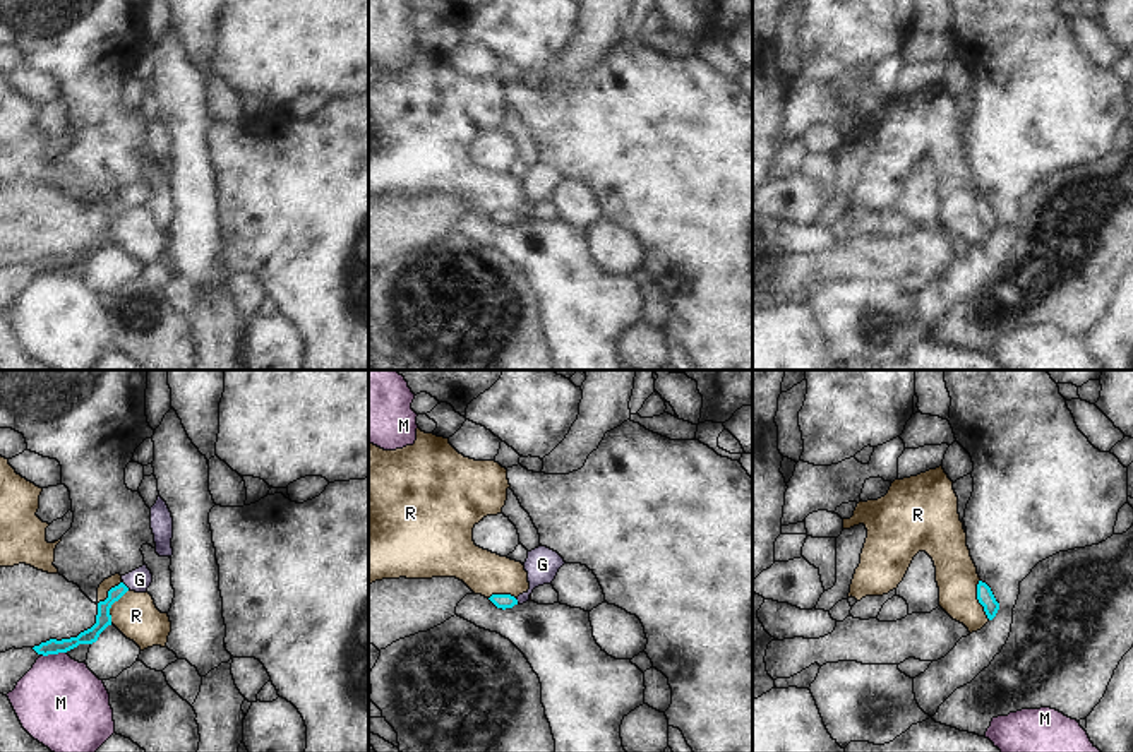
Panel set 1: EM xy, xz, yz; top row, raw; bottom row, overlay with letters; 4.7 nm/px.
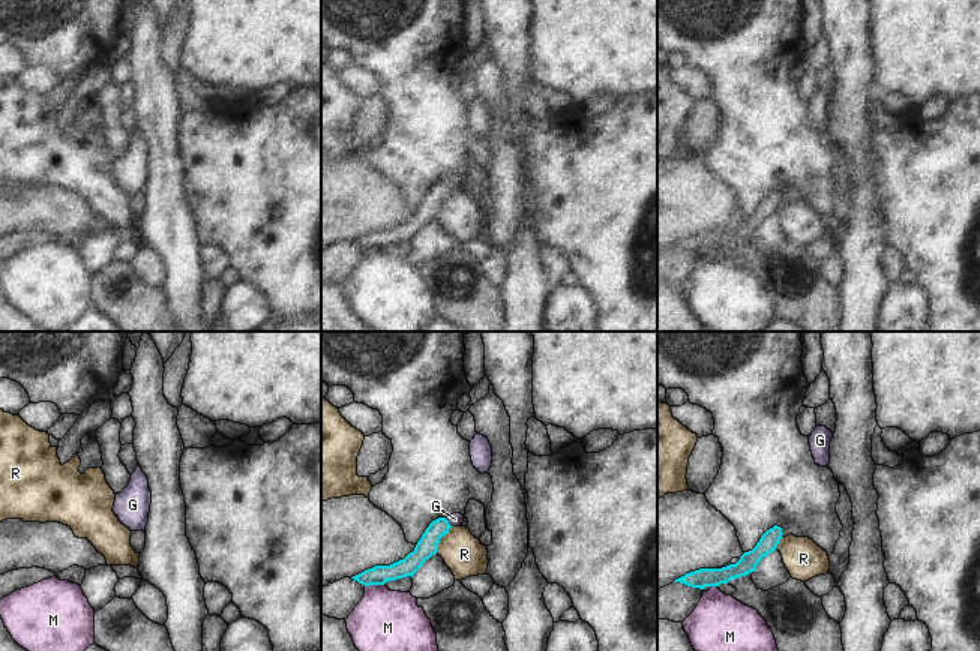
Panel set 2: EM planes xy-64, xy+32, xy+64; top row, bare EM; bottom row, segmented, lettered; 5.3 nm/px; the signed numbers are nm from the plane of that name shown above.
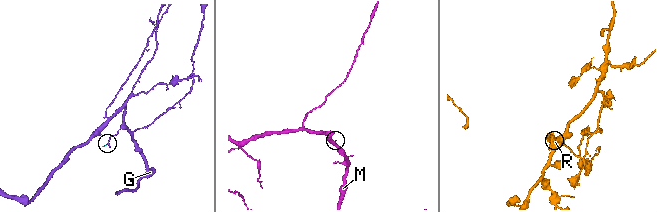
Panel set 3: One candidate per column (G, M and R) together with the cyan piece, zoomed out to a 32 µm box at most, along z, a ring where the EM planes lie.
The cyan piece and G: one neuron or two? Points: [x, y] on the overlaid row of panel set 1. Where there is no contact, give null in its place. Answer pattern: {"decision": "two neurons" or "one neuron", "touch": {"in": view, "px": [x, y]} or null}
{"decision": "one neuron", "touch": {"in": "xy", "px": [124, 584]}}

